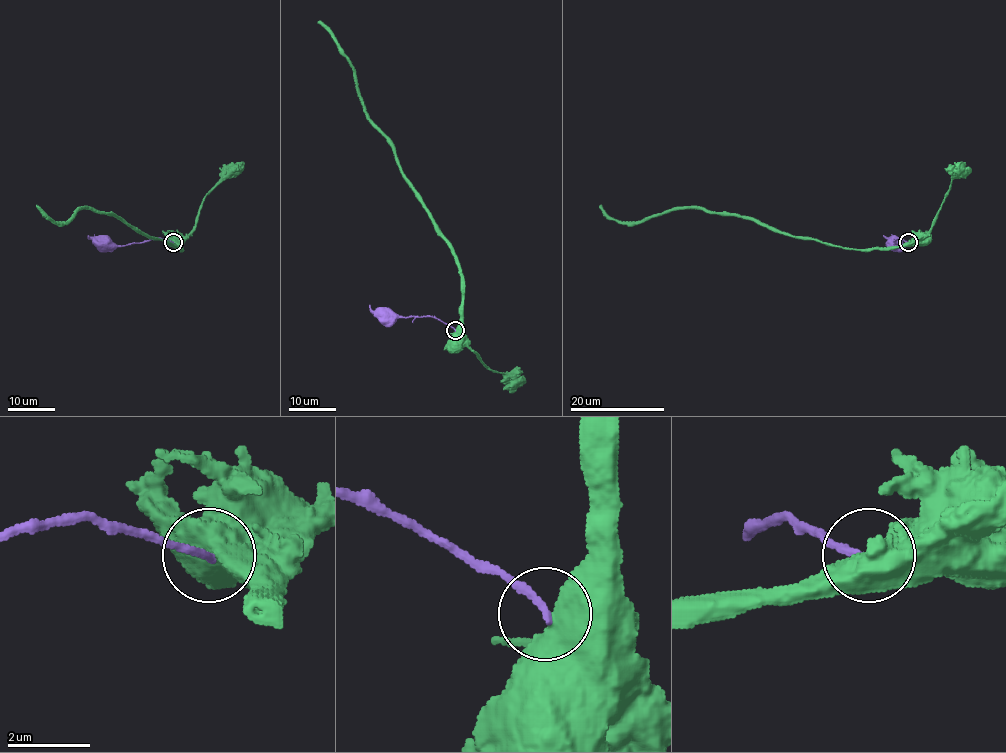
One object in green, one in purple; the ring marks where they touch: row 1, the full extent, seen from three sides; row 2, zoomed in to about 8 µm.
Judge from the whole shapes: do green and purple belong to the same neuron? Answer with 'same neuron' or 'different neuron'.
different neuron

